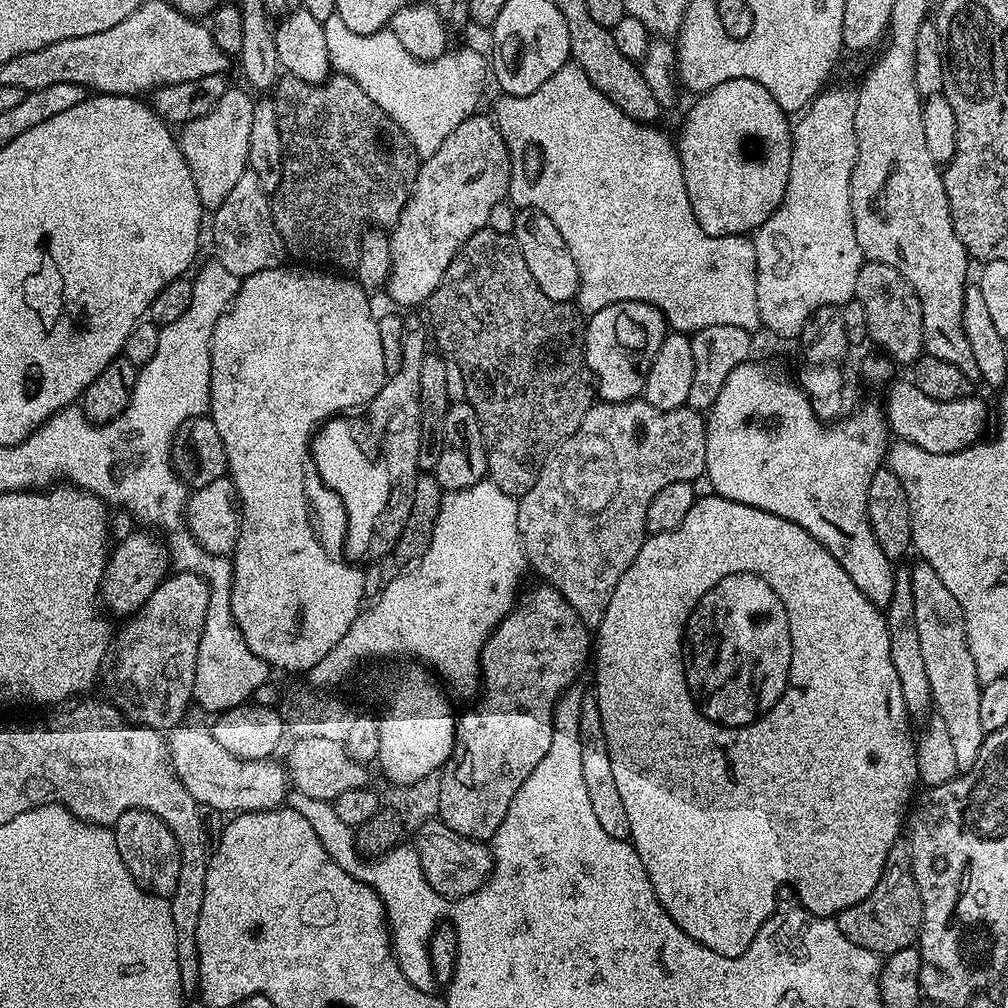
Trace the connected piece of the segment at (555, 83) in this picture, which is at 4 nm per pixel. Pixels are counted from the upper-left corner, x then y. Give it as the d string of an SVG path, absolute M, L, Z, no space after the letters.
M573 62L563 64L558 74L550 77L534 94L529 96L499 97L494 119L502 138L508 147L512 159L512 183L518 189L527 184L536 184L536 200L534 207L544 212L558 226L558 234L562 234L562 242L570 250L570 258L574 258L574 266L578 266L580 275L580 291L578 308L581 313L591 314L598 310L606 310L606 306L614 306L618 302L646 300L659 308L672 332L691 334L698 330L706 330L706 326L738 326L738 330L755 333L761 327L758 314L758 278L756 277L756 245L748 236L711 236L698 226L698 218L694 218L694 210L690 206L690 194L686 194L684 171L680 165L680 153L677 147L667 140L662 133L648 122L630 118L602 90L598 90L583 70Z

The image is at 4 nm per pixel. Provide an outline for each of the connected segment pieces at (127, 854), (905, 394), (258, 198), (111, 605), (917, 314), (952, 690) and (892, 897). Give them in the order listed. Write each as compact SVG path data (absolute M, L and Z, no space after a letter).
M130 809L115 822L114 831L118 842L118 854L130 870L130 874L147 892L170 898L179 885L181 875L181 851L179 842L167 828L162 818L146 809Z
M904 378L888 392L888 408L886 407L888 427L896 440L910 442L930 454L957 452L977 443L985 435L984 427L988 424L988 408L982 401L976 399L975 395L970 395L964 400L951 400L950 402L926 398L926 394L922 394L922 390L918 390L918 386L912 383L911 379Z
M244 172L213 216L216 216L212 220L212 240L216 243L214 256L230 274L243 278L285 263L284 243L274 226L270 196L260 185L258 173Z
M136 531L140 532L130 533L129 536L117 546L117 548L115 545L115 547L111 549L108 563L104 569L104 581L100 583L100 596L102 597L103 607L107 609L113 617L116 615L128 618L135 614L135 612L146 602L146 598L150 598L150 594L154 594L154 590L163 582L170 572L170 567L168 568L168 552L170 556L169 545L167 548L167 546L159 540L161 537L153 534L151 531Z
M868 260L858 270L854 297L866 310L868 339L881 348L889 361L911 366L925 351L924 322L918 294L906 282L906 278L894 266L877 260Z
M921 560L916 564L911 567L911 589L915 600L918 642L921 643L922 662L925 663L926 676L930 681L933 707L935 711L938 710L944 726L943 733L953 747L957 771L968 771L977 761L982 742L986 738L979 717L982 685L977 678L977 667L970 654L964 625L952 624L952 620L936 620L936 612L940 610L924 610L928 604L954 604L951 593L944 589L932 566Z
M897 842L892 847L892 855L884 866L878 886L874 886L874 890L870 890L870 894L862 898L862 902L842 910L835 917L836 925L842 930L844 937L860 948L887 954L911 948L917 943L922 922L922 898L918 894L911 859L904 857L903 860L900 857L905 852L905 845Z

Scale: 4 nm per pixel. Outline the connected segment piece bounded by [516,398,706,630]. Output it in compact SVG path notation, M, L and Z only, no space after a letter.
M642 398L627 400L622 404L593 403L592 407L588 409L586 418L582 418L576 433L549 456L544 468L540 471L538 482L534 482L534 486L523 493L524 497L522 495L519 497L516 505L518 530L524 543L524 555L527 563L531 567L532 564L536 567L536 572L540 575L539 579L543 583L549 584L554 590L558 590L558 594L562 594L562 598L566 598L566 602L570 602L570 606L576 611L578 618L582 618L582 622L587 624L589 629L599 628L602 618L606 614L606 606L610 606L614 586L618 586L622 574L626 574L626 570L634 562L638 550L644 545L646 539L646 510L650 506L654 494L658 494L658 490L670 486L670 482L695 481L695 476L704 472L705 462L706 420L701 413L695 412L694 409L685 406L676 408L673 412L663 412L654 406L650 406Z

